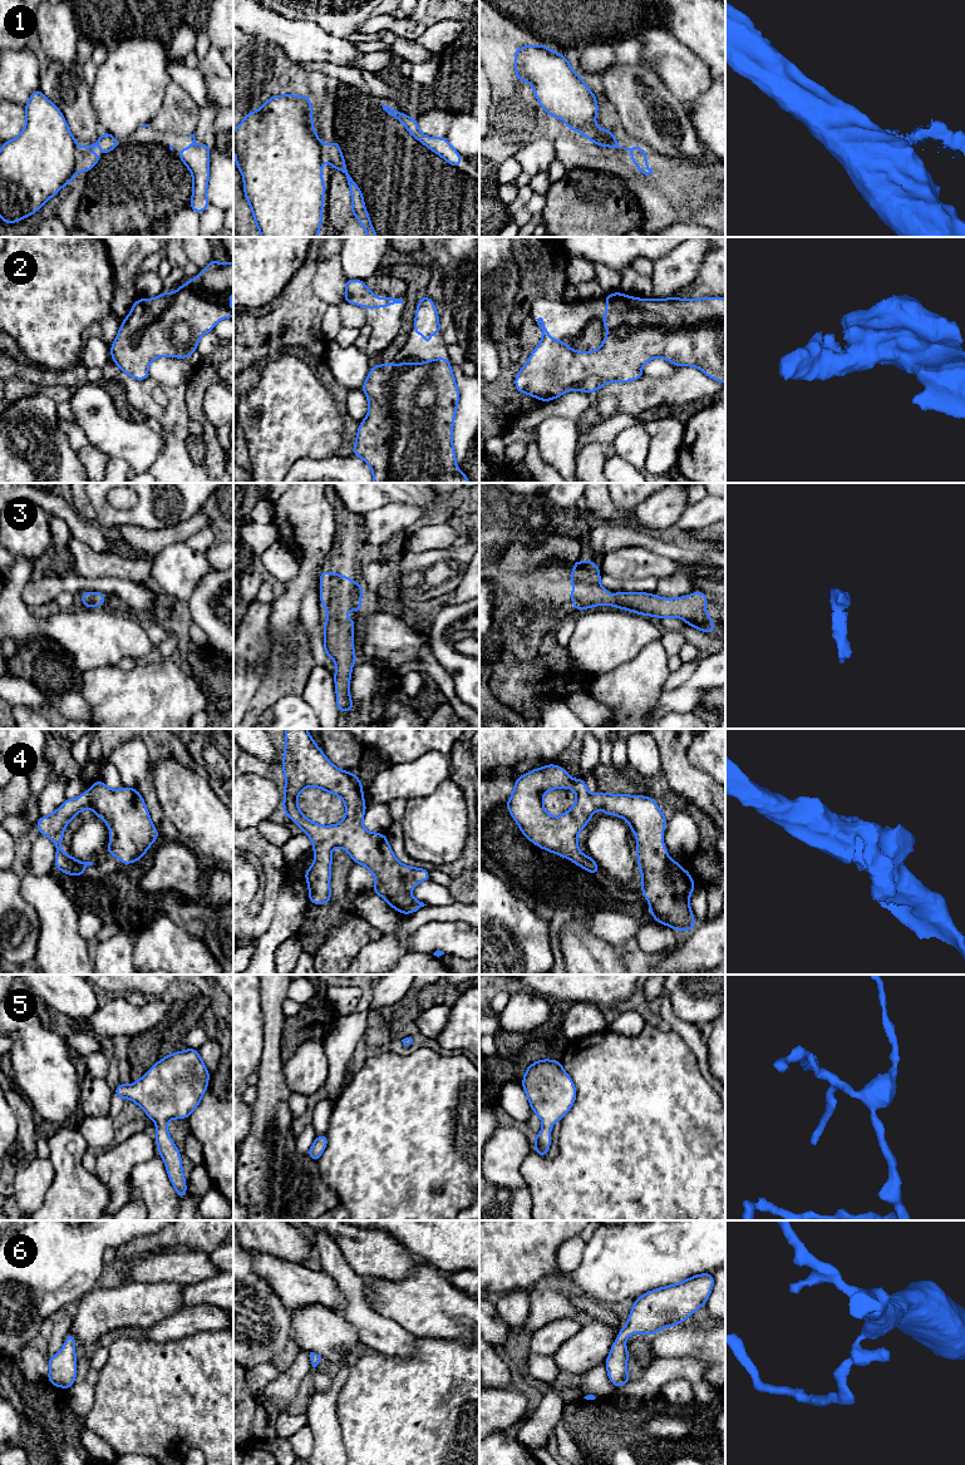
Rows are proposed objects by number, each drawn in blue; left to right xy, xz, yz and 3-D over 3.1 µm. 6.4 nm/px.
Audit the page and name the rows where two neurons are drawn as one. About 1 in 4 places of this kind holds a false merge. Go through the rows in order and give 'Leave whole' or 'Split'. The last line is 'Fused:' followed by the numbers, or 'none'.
1: Split
2: Leave whole
3: Leave whole
4: Leave whole
5: Leave whole
6: Leave whole
Fused: 1

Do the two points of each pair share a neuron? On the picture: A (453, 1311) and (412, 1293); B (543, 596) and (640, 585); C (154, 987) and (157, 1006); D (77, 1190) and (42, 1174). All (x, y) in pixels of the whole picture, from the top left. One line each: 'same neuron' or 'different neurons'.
A: same neuron
B: different neurons
C: different neurons
D: different neurons

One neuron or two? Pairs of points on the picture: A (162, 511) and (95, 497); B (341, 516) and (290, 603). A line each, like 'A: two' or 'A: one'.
A: one
B: two

